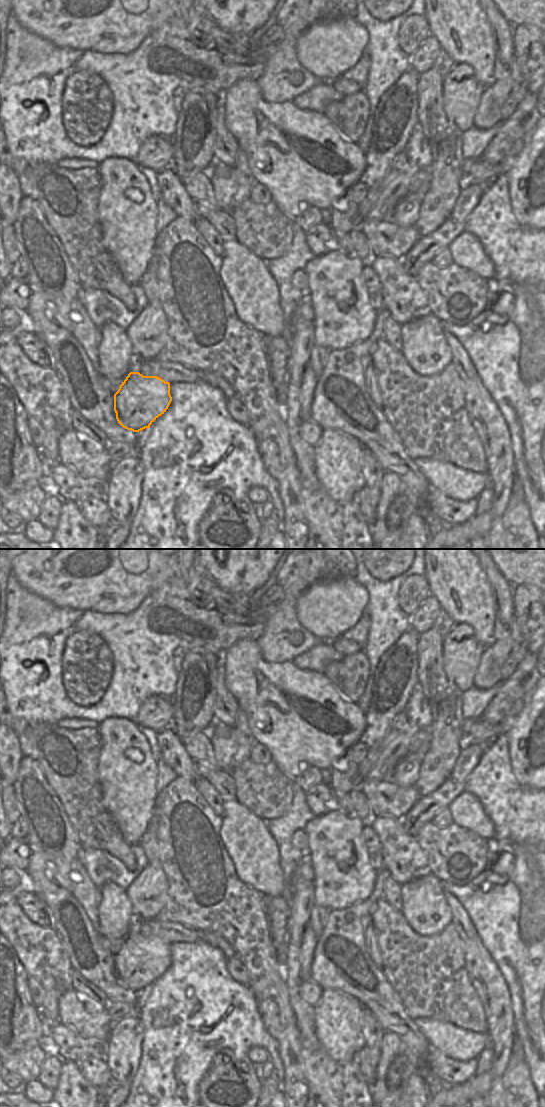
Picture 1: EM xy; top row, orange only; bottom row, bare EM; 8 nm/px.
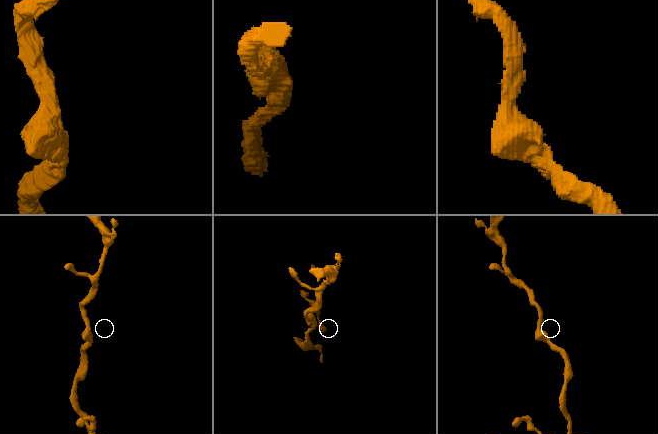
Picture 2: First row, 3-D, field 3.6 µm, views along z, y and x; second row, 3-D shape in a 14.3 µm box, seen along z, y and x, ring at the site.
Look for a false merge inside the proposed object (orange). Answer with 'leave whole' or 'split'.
leave whole

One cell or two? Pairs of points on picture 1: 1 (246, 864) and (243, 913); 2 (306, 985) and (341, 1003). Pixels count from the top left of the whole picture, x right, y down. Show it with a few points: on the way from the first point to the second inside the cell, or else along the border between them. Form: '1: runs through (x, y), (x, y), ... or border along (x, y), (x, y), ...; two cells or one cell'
1: border along (234, 863), (236, 876), (264, 895); two cells
2: border along (322, 990), (322, 994), (314, 1006); two cells

